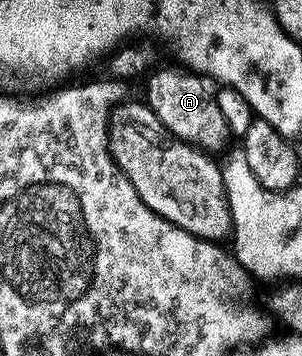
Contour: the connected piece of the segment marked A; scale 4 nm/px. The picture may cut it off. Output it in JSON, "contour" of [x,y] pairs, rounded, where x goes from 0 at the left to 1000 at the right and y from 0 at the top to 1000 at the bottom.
{"contour":[[[513,208],[487,230],[480,292],[526,329],[563,376],[603,399],[623,399],[649,421],[715,427],[752,410],[772,354],[752,343],[719,292],[719,233],[679,208]]]}

